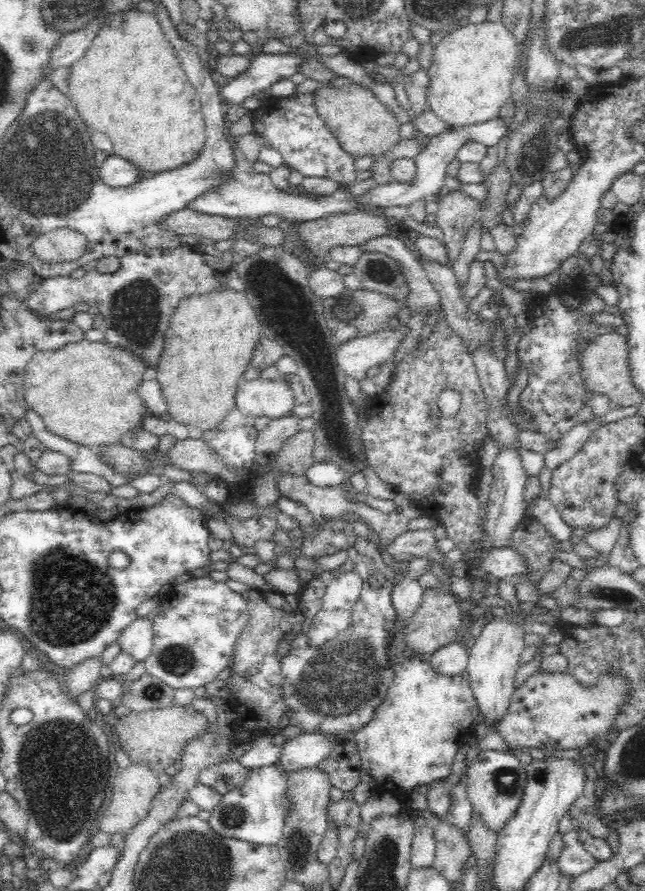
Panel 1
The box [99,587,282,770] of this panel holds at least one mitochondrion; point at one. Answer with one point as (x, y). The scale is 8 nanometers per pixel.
(176, 659)

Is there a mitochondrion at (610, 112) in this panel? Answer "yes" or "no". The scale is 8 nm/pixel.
no

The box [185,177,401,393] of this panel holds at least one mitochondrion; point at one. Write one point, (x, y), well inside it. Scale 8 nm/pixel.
(376, 271)

